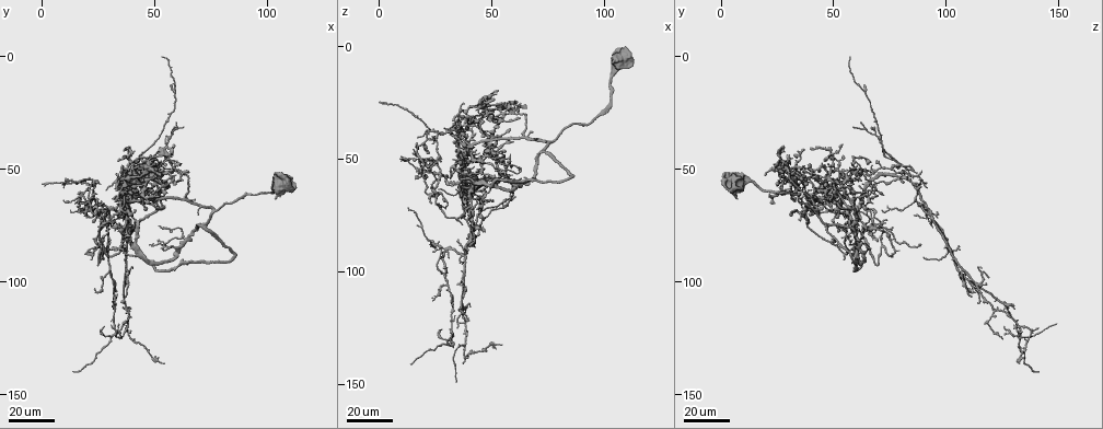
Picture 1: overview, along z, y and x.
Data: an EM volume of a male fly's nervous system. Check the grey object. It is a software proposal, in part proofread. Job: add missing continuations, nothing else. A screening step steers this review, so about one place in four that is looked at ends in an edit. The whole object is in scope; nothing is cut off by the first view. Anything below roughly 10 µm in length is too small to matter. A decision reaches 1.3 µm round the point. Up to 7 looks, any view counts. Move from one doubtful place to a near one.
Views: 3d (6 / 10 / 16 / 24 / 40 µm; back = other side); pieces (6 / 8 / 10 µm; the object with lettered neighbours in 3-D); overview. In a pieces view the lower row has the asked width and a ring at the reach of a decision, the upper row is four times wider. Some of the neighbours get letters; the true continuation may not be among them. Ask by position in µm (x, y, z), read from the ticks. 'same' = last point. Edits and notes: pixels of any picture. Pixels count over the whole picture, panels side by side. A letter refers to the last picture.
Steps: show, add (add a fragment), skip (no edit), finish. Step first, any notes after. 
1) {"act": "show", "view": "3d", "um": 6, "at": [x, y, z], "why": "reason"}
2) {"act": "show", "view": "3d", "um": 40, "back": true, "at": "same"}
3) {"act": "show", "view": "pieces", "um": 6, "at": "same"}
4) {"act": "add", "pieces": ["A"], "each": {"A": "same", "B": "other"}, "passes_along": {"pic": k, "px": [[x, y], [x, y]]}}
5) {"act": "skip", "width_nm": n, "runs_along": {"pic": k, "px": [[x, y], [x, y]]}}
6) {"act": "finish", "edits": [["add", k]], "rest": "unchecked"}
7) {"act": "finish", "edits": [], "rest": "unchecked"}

{"act": "show", "view": "3d", "um": 24, "at": [45, 48, 47], "why": "an open end"}

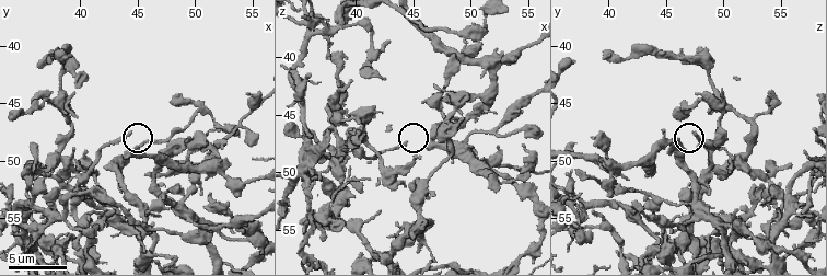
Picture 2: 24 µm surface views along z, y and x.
{"act": "show", "view": "pieces", "um": 10, "at": [44.2, 47.6, 47.4], "why": "see the neighbours"}

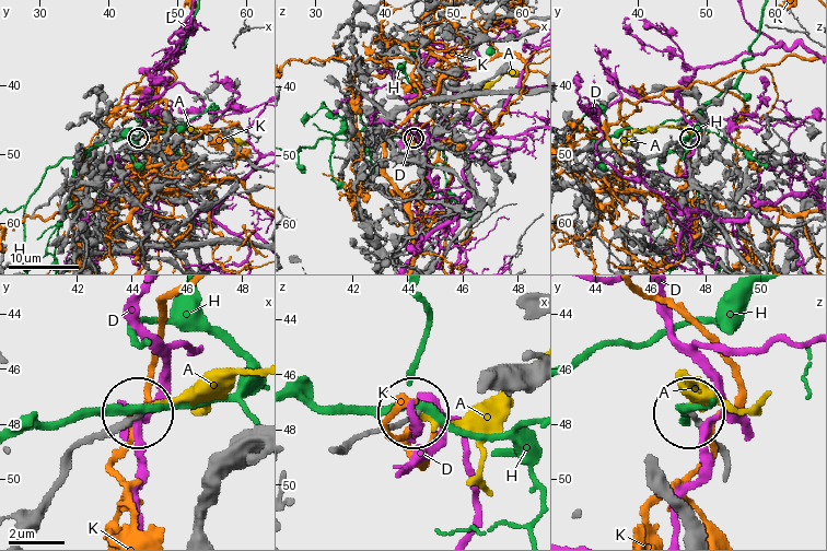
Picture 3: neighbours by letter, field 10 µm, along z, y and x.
{"act": "add", "pieces": ["A"], "each": {"A": "same", "D": "other", "H": "other", "K": "other"}, "passes_along": {"pic": 3, "px": [[721, 456], [687, 406], [695, 399]]}, "found": "the neuron continues"}

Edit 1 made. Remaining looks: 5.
{"act": "show", "view": "3d", "um": 40, "at": [42, 50, 90], "why": "thin end"}

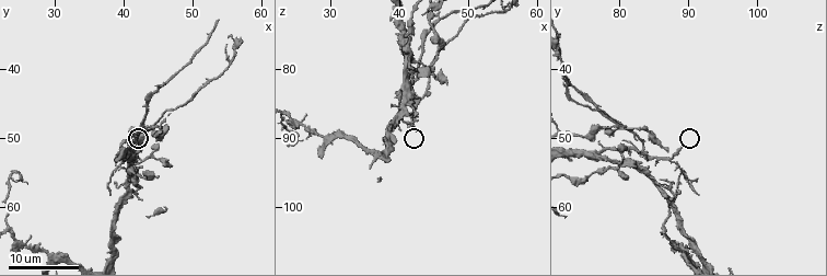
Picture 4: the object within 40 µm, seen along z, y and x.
{"act": "show", "view": "pieces", "um": 10, "at": [42.5, 51.0, 89.0], "why": "see the neighbours"}

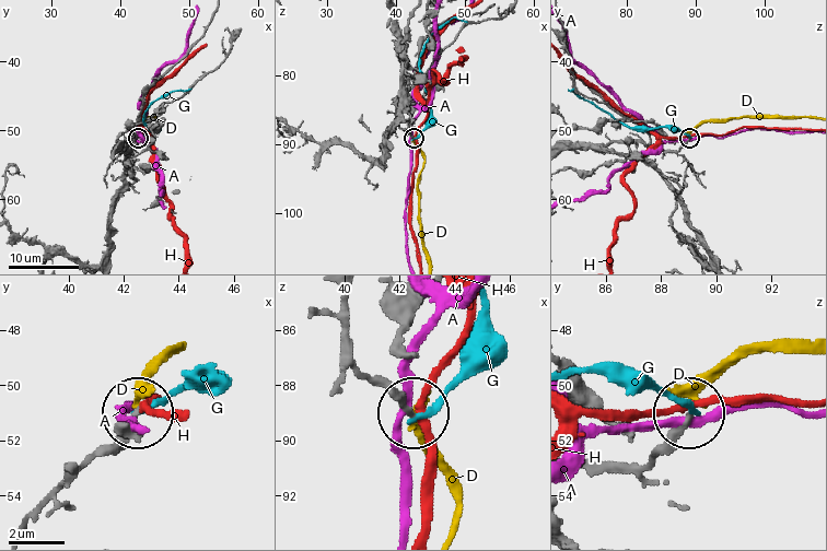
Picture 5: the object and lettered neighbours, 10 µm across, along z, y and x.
{"act": "skip", "each": {"A": "other", "D": "other", "G": "other", "H": "other"}, "runs_along": {"pic": 5, "px": [[70, 460], [91, 460], [138, 413]]}, "found": "none of them fits"}

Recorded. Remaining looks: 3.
{"act": "show", "view": "3d", "um": 24, "at": [36, 71, 85]}

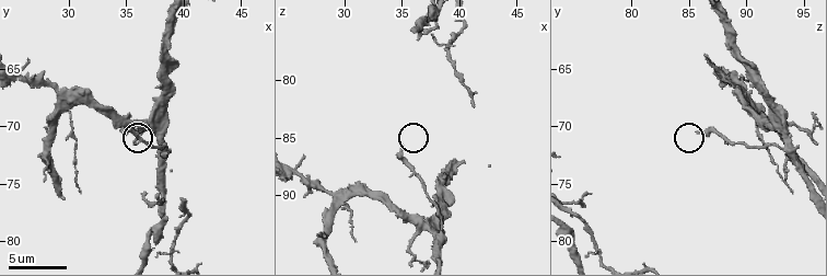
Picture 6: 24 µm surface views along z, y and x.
{"act": "show", "view": "pieces", "um": 8, "at": [35.0, 70.6, 85.6]}

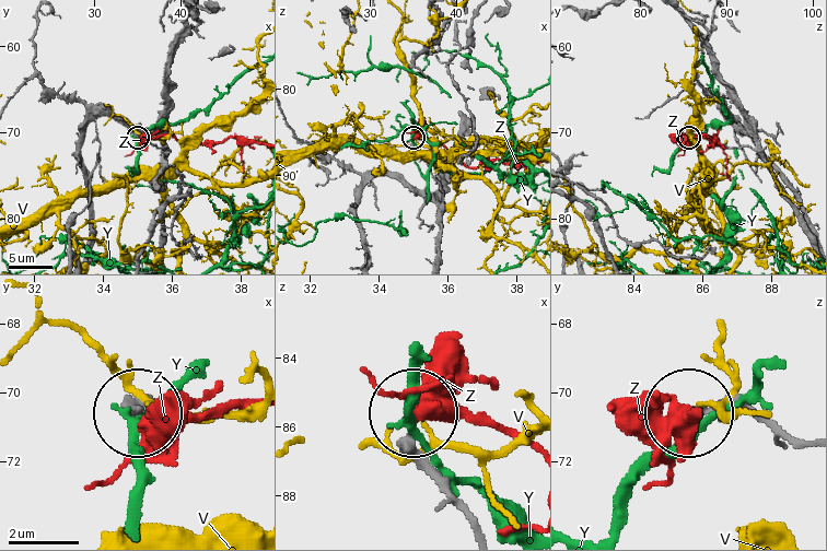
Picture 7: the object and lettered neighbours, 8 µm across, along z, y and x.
{"act": "skip", "each": {"V": "other", "Y": "other", "Z": "other"}, "runs_along": {"pic": 7, "px": [[481, 532], [414, 445], [411, 421]]}, "found": "no lettered fragment goes on from it"}

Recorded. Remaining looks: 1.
{"act": "finish", "edits": [["add", 3]], "rest": "unchecked"}

